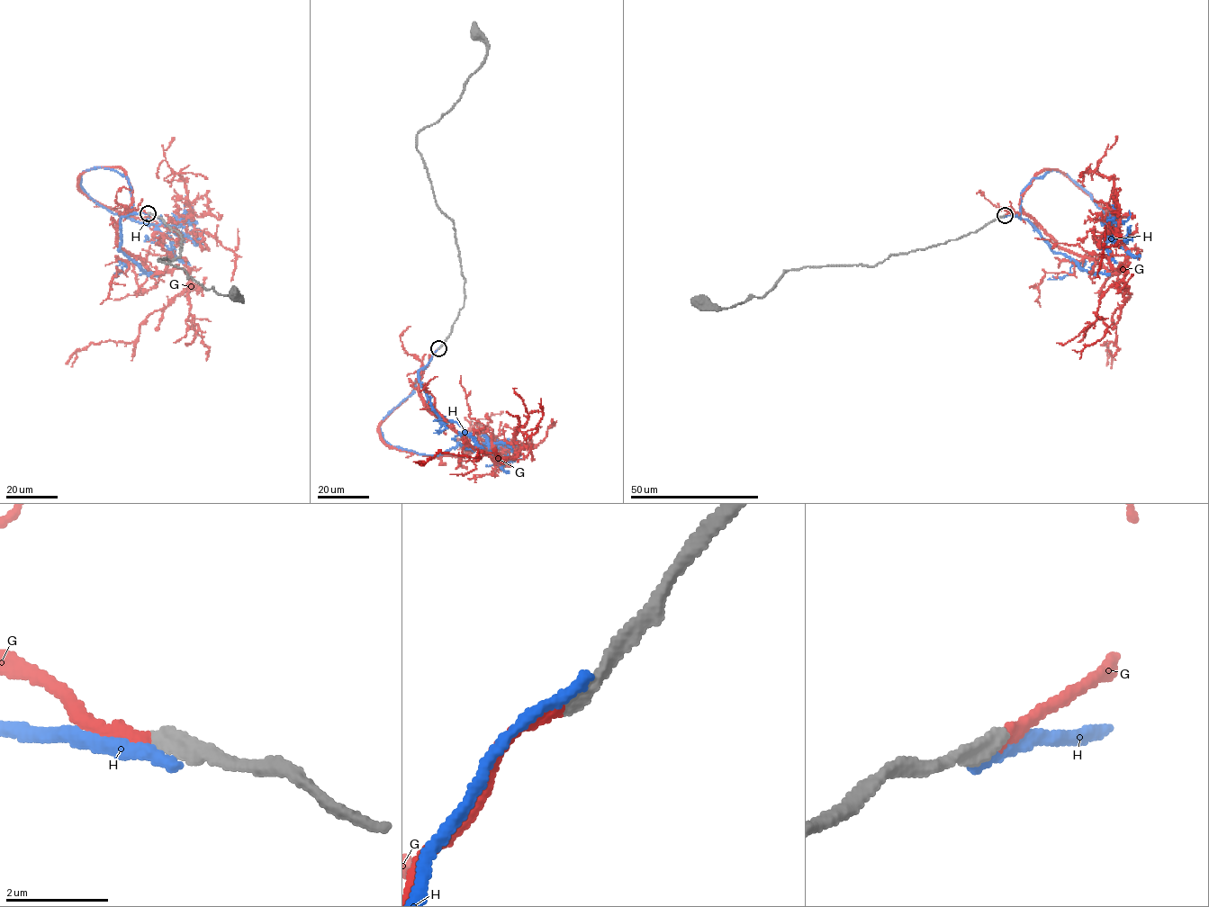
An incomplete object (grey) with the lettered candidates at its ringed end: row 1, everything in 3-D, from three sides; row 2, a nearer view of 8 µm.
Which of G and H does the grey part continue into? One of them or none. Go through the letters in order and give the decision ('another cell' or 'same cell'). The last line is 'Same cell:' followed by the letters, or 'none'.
G: same cell
H: another cell
Same cell: G

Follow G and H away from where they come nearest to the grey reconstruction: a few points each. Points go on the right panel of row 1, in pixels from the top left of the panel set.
G: (1004, 215), (1024, 212), (1108, 271), (1125, 265), (1105, 365)
H: (1004, 216), (1018, 216), (1034, 178), (1059, 170), (1130, 237), (1120, 233)

